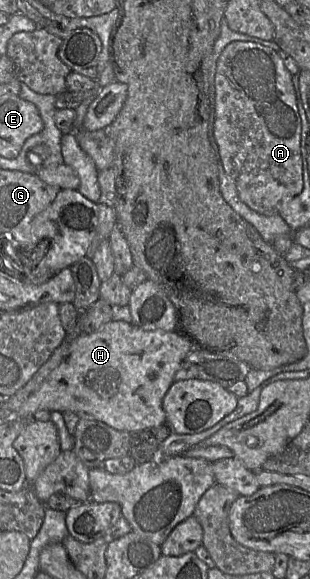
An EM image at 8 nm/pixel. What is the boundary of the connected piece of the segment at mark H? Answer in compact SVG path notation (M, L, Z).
M109 321L93 333L69 337L68 341L68 355L20 406L16 412L19 419L33 420L33 415L40 410L71 411L80 419L101 421L129 433L166 424L163 398L194 343L176 331L144 330L125 321Z

